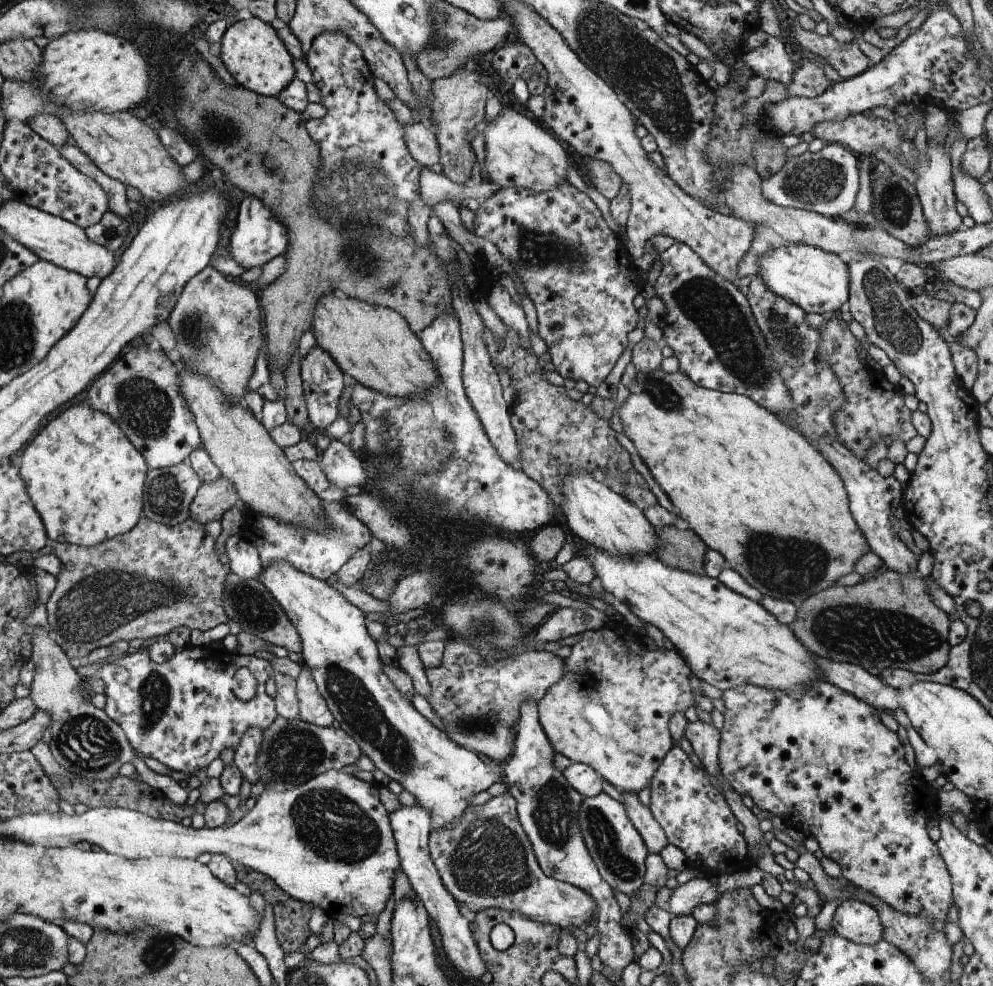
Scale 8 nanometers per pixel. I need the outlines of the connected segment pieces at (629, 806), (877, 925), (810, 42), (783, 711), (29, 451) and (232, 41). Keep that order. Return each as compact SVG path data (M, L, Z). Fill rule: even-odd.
M621 793L626 814L632 821L634 828L640 833L650 854L651 852L660 854L668 842L665 832L655 821L649 806L640 802L636 793Z
M862 901L840 903L831 926L839 937L859 945L875 945L883 940L883 924L877 910Z
M797 20L788 31L800 46L825 58L844 79L855 77L868 68L869 58L859 49L855 41L840 46L832 35L822 36L814 31L805 30Z
M818 681L804 689L802 686L796 691L781 691L780 689L767 689L754 685L740 685L723 692L722 699L726 706L724 712L724 728L722 742L719 748L719 765L723 777L730 783L736 792L748 794L754 804L762 811L776 814L794 829L801 831L806 837L816 838L823 856L834 860L841 870L841 878L852 886L874 895L878 900L892 907L899 913L916 916L922 915L938 930L944 931L948 918L948 910L953 905L953 890L950 873L944 860L938 852L936 843L930 839L926 831L926 822L933 815L941 816L938 809L939 789L935 789L929 782L924 781L920 770L914 770L904 759L904 747L897 732L889 730L880 721L877 708L863 700L858 700L853 694L844 692L841 688L826 681Z
M85 401L62 410L25 445L19 472L43 517L49 542L91 547L138 524L149 467L119 424Z
M258 17L239 21L225 32L221 40L220 59L238 86L265 97L278 96L294 78L294 62L286 45L277 35L275 28Z

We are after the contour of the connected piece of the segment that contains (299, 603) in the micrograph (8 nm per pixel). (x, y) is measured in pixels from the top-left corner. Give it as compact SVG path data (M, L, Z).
M288 561L263 566L259 579L279 601L291 623L298 629L303 642L302 664L311 668L318 690L326 699L327 707L334 718L340 722L340 728L359 743L363 754L374 762L375 768L390 776L392 781L398 781L404 790L414 796L415 805L429 812L432 831L456 824L467 810L468 798L490 788L494 782L500 782L492 766L486 766L474 751L466 750L414 710L414 706L395 687L390 676L382 672L380 654L376 642L366 630L364 614L354 604L350 604L337 589L328 585L324 579L294 568Z

